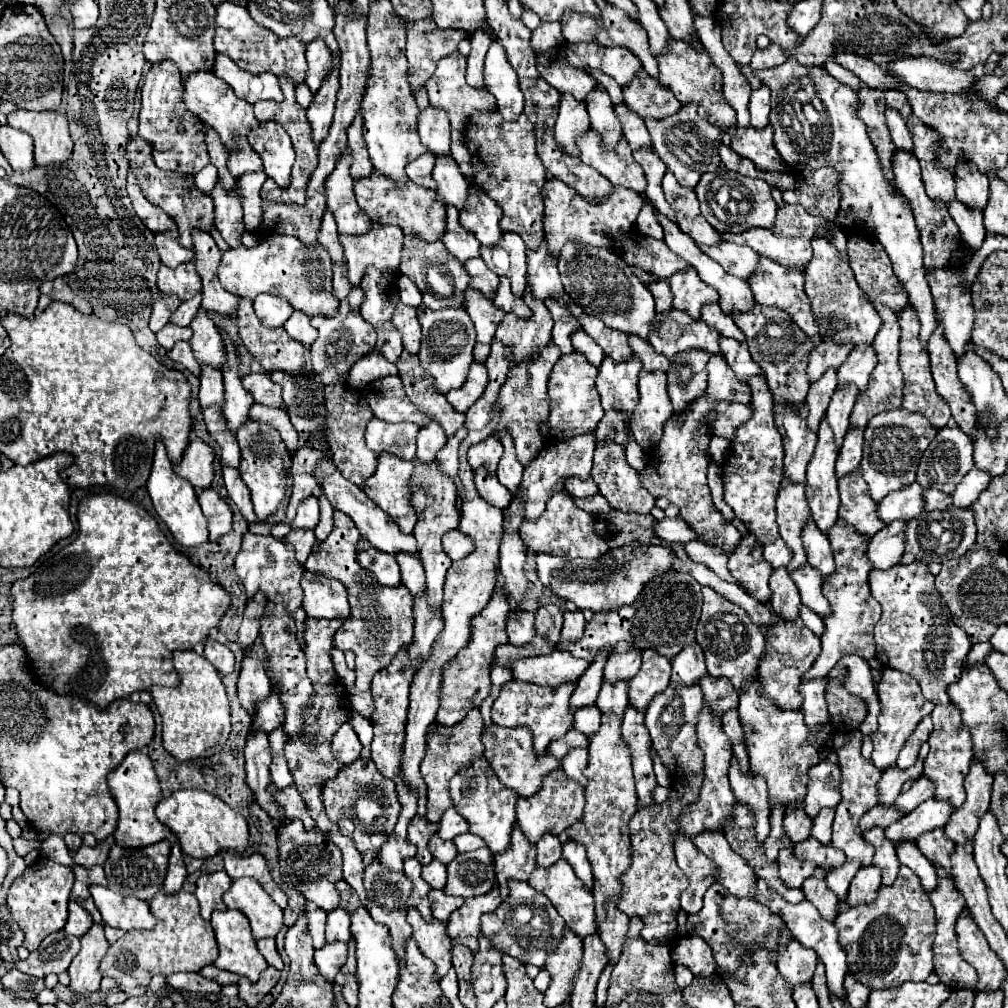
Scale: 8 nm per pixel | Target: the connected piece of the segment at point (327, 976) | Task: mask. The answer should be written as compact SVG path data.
M336 942L336 944L326 944L324 948L314 952L314 962L318 966L318 972L324 976L324 980L334 984L336 974L340 972L342 964L346 962L346 944Z

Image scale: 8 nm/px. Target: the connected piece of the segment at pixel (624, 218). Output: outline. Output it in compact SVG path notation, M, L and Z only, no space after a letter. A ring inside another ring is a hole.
M550 178L546 182L542 194L546 204L546 224L544 224L546 242L548 242L548 252L554 258L560 258L562 246L570 240L578 244L588 244L594 248L610 248L610 250L616 250L616 246L620 246L622 250L622 244L630 238L630 230L634 228L636 216L642 206L640 194L626 188L614 188L614 192L604 202L590 204L574 190L570 190L570 186L566 186L556 178Z

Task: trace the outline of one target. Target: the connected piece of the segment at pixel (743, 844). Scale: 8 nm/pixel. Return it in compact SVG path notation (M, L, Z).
M734 806L734 818L730 820L730 826L726 826L724 836L732 850L748 860L754 874L762 878L772 892L780 894L790 904L800 904L804 900L802 890L786 890L786 886L778 882L778 864L774 862L774 866L770 866L762 854L762 846L754 846L754 826L750 826L750 810L746 810L746 806Z

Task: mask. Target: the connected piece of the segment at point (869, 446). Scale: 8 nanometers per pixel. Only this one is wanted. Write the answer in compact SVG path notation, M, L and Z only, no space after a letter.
M904 408L876 414L864 430L864 458L862 458L862 478L870 488L874 502L880 502L890 492L910 486L916 480L916 468L926 446L934 440L934 426L918 412L908 412Z

